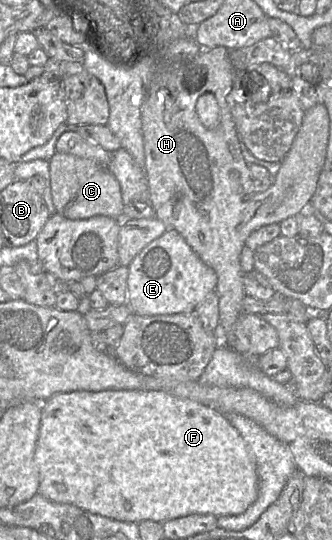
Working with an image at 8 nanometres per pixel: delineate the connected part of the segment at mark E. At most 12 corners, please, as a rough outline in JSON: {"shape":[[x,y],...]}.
{"shape":[[174,229],[128,265],[140,316],[189,314],[217,275]]}

